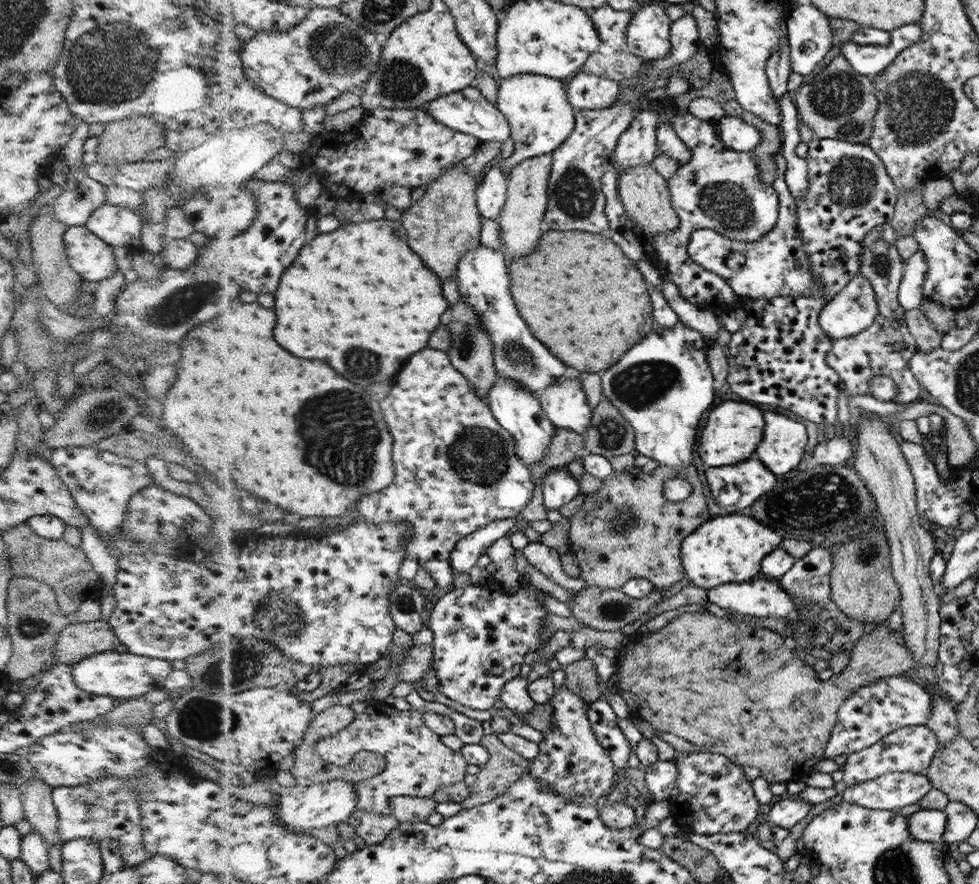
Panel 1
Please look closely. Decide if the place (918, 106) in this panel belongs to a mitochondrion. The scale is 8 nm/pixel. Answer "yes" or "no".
yes

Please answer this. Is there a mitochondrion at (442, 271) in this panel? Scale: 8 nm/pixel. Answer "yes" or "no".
no

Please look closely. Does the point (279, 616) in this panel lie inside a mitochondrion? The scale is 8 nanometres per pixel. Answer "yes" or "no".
yes

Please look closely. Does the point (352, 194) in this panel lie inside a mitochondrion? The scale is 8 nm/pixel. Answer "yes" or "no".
no

